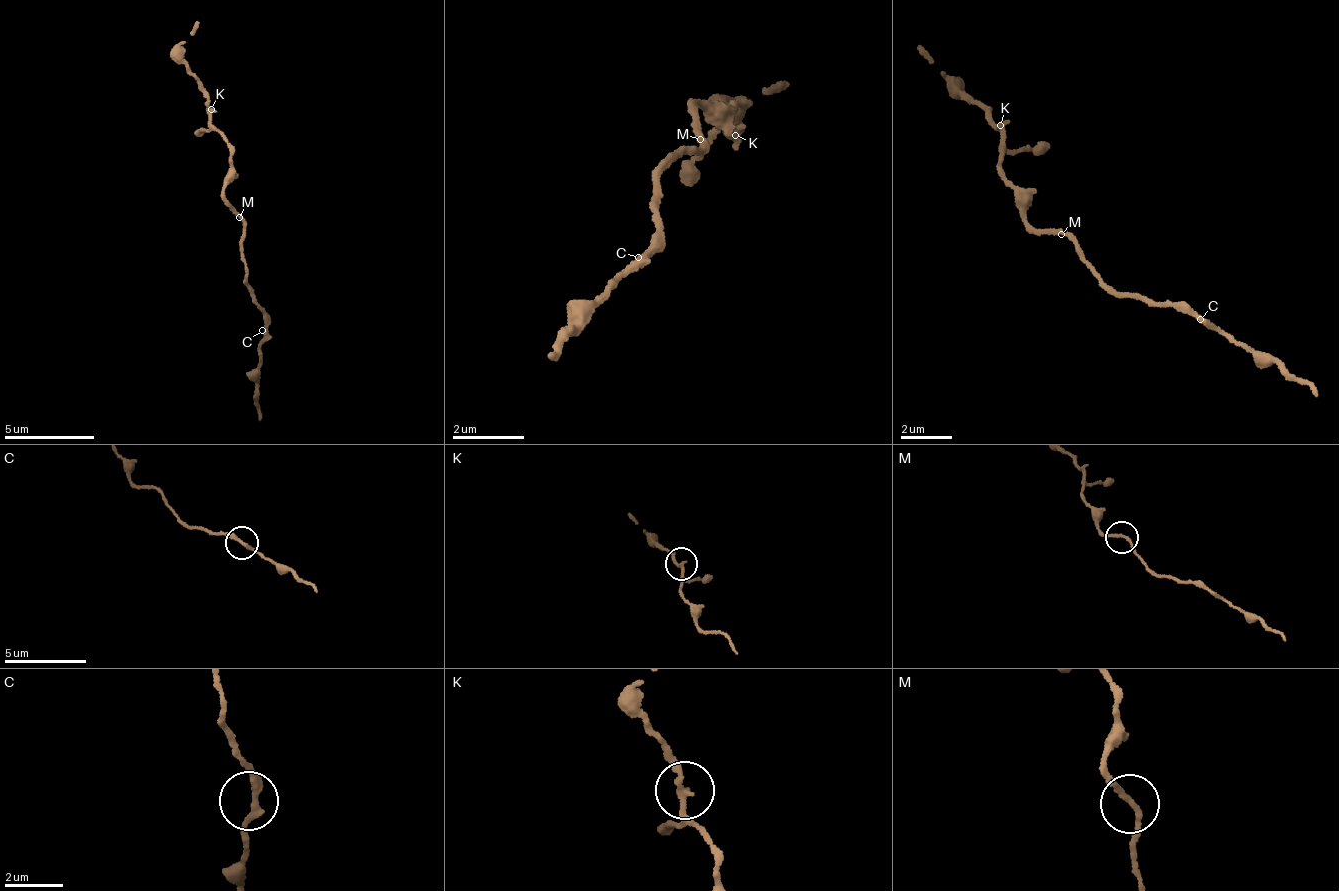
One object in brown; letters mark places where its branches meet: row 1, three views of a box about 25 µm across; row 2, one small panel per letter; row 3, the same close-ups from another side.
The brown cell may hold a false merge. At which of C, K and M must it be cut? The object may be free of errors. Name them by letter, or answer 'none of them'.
none of them

